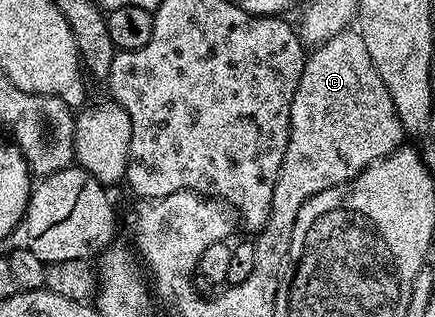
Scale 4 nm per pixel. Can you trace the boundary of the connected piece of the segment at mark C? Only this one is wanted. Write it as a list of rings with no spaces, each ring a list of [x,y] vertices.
[[[346,31],[327,39],[327,43],[316,46],[306,56],[295,99],[291,99],[287,151],[283,155],[283,167],[275,183],[275,195],[271,195],[269,218],[255,237],[255,268],[246,281],[275,283],[275,289],[279,289],[287,275],[291,235],[295,231],[299,207],[303,207],[307,199],[319,195],[319,191],[327,191],[331,187],[347,183],[352,177],[358,177],[371,163],[390,157],[402,145],[403,130],[395,111],[395,103],[391,103],[387,87],[383,87],[383,79],[379,79],[379,71],[375,71],[375,63],[371,63],[371,55],[367,55],[367,47],[360,32]]]

